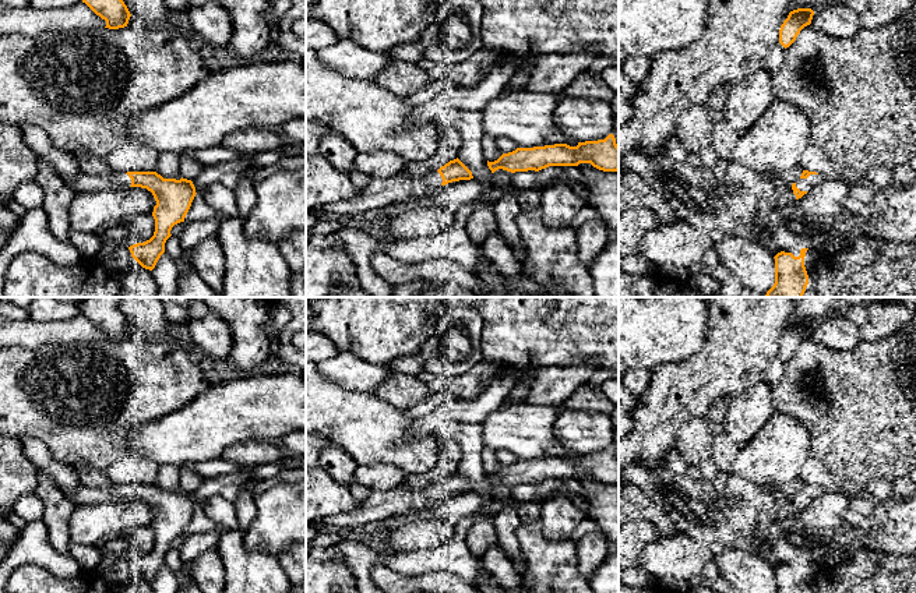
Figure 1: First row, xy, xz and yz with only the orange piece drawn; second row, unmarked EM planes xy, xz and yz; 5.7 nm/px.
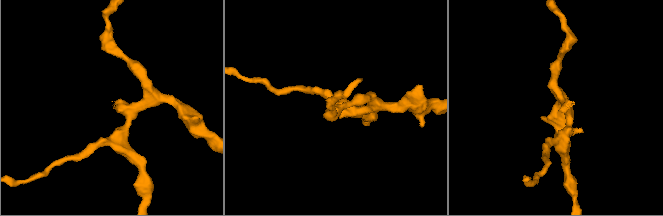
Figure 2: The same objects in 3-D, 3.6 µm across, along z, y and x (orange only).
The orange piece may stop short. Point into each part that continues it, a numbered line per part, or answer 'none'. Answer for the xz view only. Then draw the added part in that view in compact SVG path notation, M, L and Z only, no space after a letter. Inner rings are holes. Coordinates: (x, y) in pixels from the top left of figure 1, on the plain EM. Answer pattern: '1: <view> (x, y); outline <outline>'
1: xz (380, 505); outline M437 483L418 490L406 490L398 486L387 491L373 491L371 495L353 511L325 516L311 525L316 529L320 523L327 532L330 527L356 527L398 515L419 513L433 501L441 498L441 495L443 491Z

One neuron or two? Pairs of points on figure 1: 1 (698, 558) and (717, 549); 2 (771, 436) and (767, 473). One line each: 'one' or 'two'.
1: two
2: one

